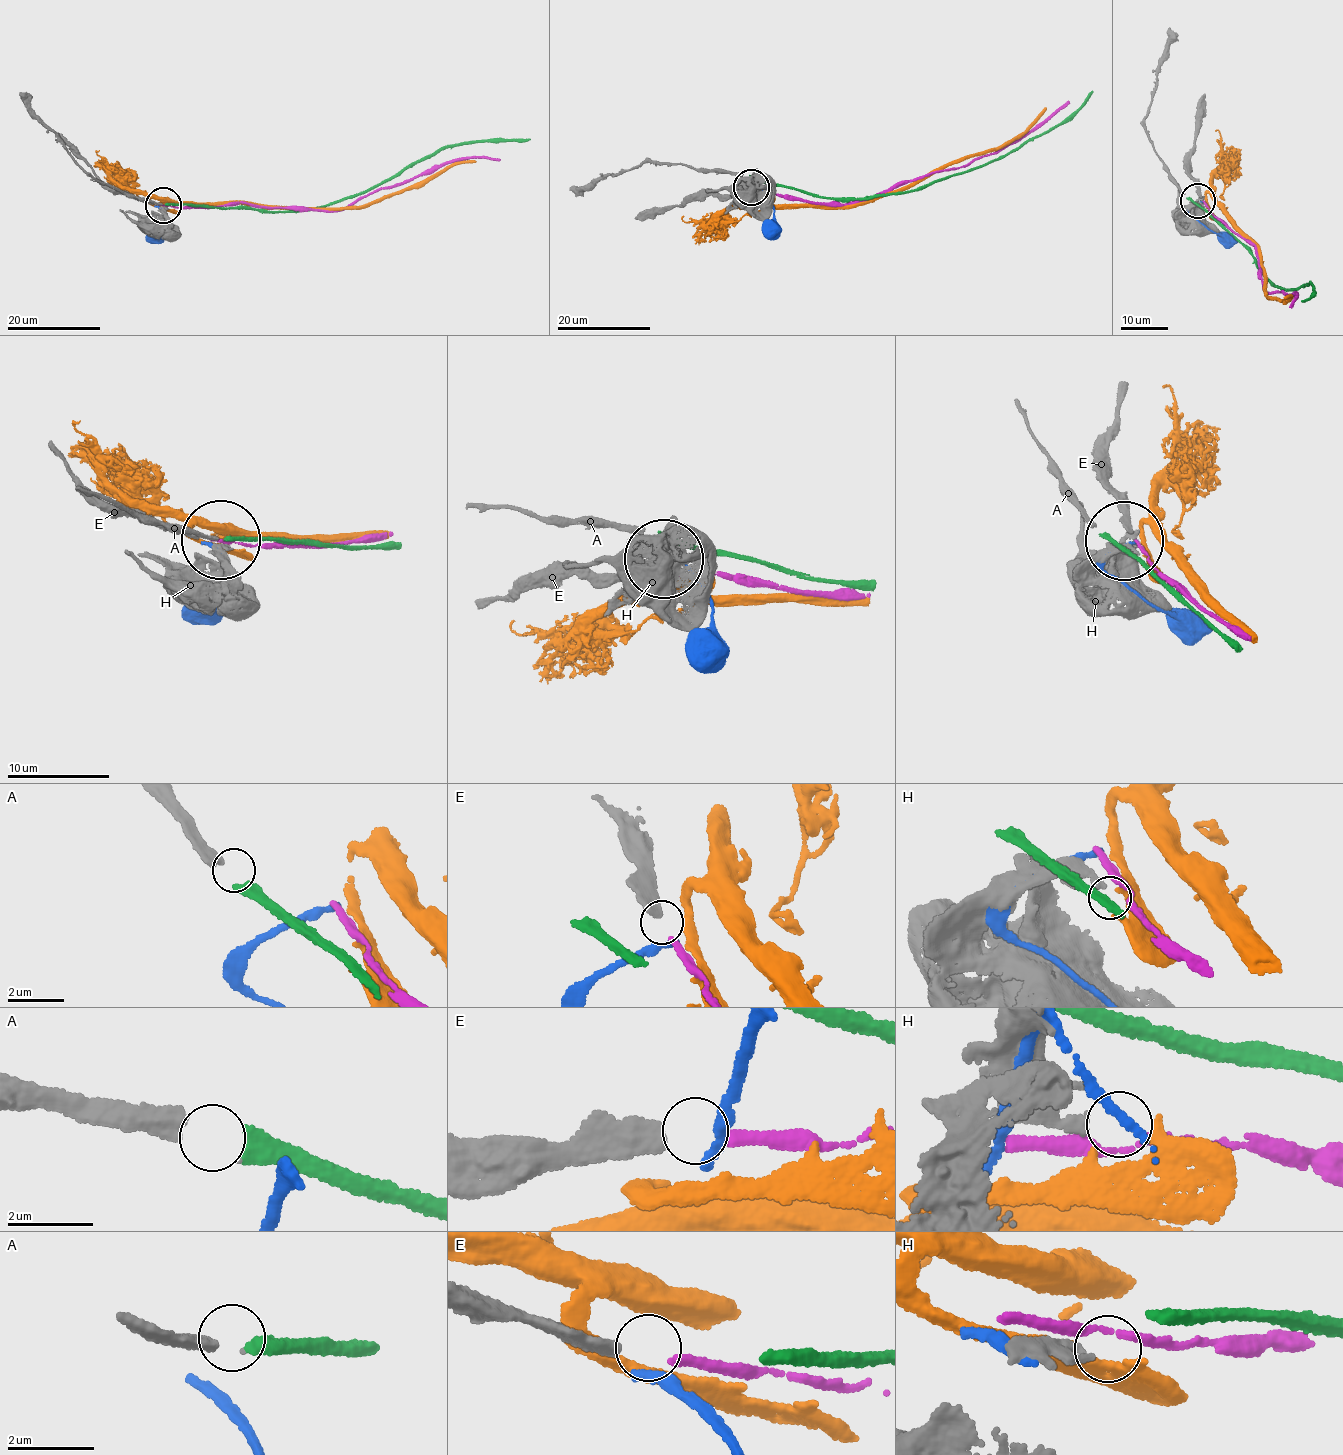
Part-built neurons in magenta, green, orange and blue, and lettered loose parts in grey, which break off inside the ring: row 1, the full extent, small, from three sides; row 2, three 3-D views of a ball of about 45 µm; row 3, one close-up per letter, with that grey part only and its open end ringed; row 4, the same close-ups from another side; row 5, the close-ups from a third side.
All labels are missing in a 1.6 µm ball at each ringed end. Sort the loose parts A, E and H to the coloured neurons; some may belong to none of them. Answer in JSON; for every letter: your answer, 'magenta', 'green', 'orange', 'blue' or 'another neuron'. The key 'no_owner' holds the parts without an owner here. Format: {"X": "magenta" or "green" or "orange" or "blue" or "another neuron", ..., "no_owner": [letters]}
{"A": "green", "E": "magenta", "H": "orange", "no_owner": []}

